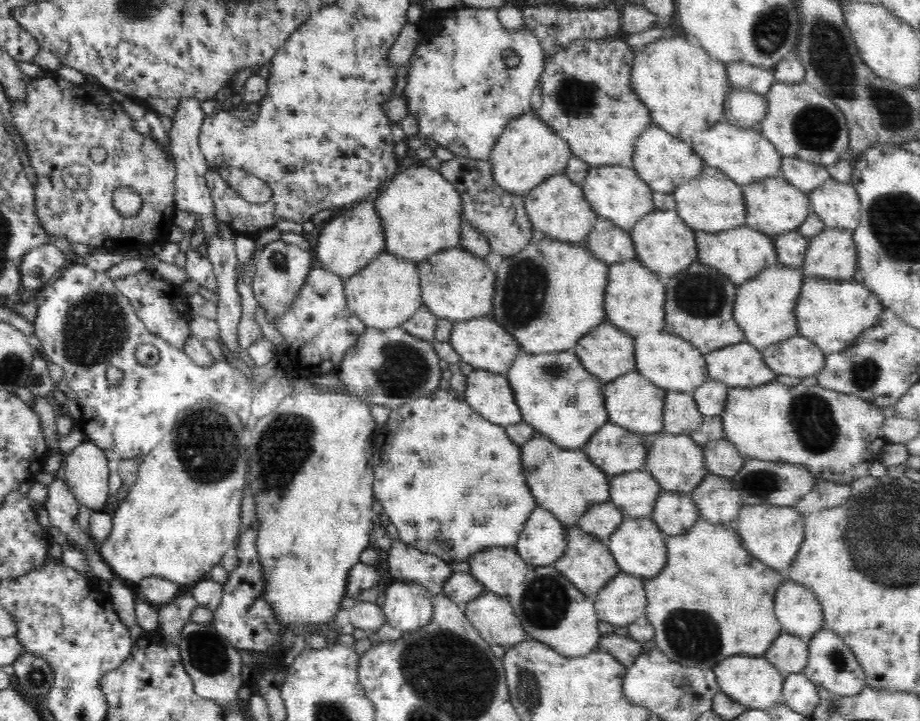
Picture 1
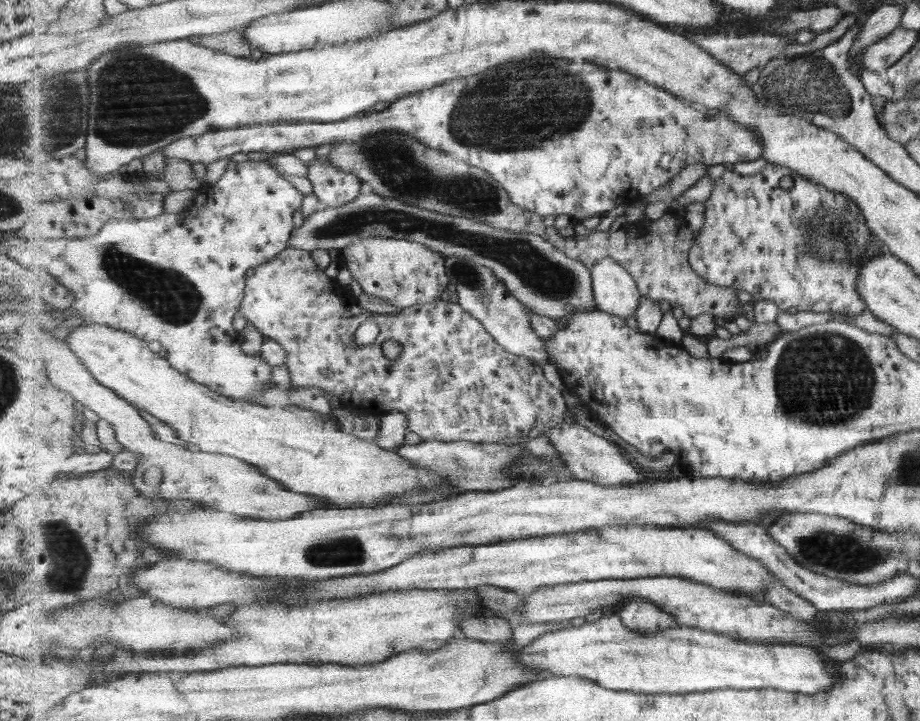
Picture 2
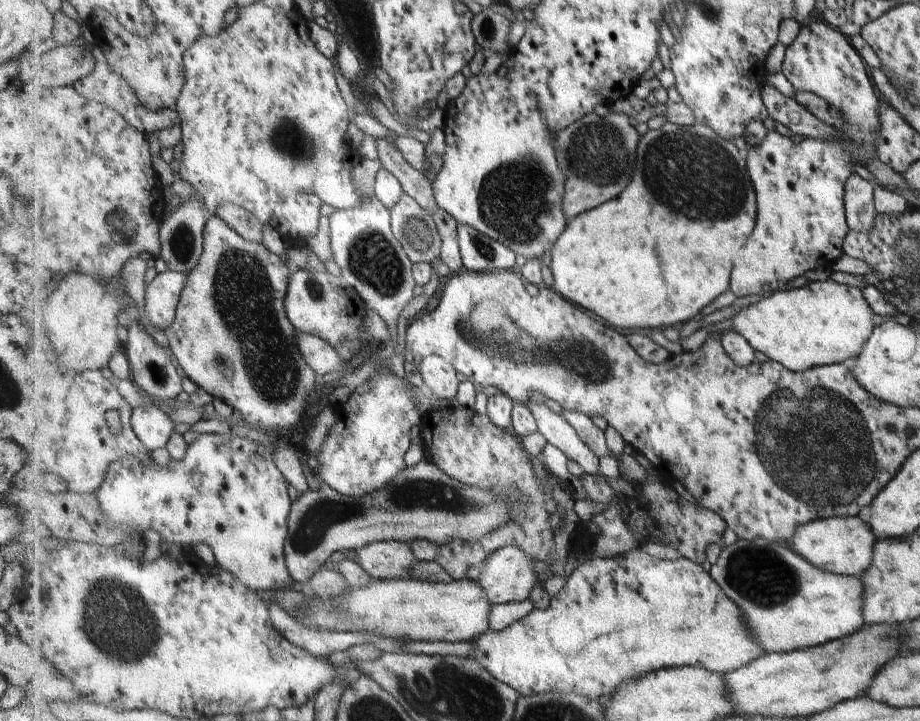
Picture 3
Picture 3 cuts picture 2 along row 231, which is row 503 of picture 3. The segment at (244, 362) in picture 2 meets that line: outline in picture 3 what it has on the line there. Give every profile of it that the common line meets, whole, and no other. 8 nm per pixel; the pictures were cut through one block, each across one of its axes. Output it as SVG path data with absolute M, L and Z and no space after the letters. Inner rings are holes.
M230 432L229 434L200 434L200 436L188 446L188 452L186 458L181 461L170 460L167 468L161 468L157 466L155 462L150 463L150 466L143 467L143 464L139 462L137 458L128 457L116 461L107 472L106 478L102 483L102 486L95 492L96 498L99 502L99 508L103 512L102 520L109 522L109 524L129 526L131 530L135 528L139 533L155 531L163 542L169 542L179 545L185 551L189 551L192 544L197 542L205 543L211 548L215 560L219 565L226 569L228 572L235 574L246 586L249 586L255 591L275 591L283 589L291 589L294 584L294 579L290 576L286 564L286 541L290 536L290 515L292 512L293 500L289 496L290 483L285 479L282 471L279 470L275 463L274 455L277 449L275 444L259 444L255 440L249 440L249 438L241 438L237 434Z

